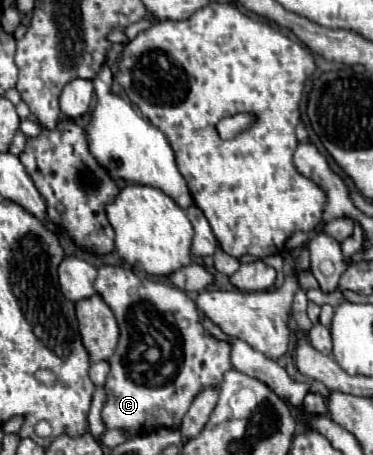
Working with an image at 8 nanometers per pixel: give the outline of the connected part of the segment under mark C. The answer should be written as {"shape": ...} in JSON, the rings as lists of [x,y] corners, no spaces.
{"shape":[[[109,264],[101,266],[99,276],[95,280],[95,292],[113,310],[119,326],[119,344],[115,348],[115,354],[107,360],[107,402],[101,410],[101,420],[105,428],[117,428],[125,434],[137,434],[151,428],[177,428],[195,396],[203,388],[219,386],[223,374],[233,368],[229,342],[207,334],[207,330],[201,324],[197,306],[183,290],[137,276],[133,270]]]}

